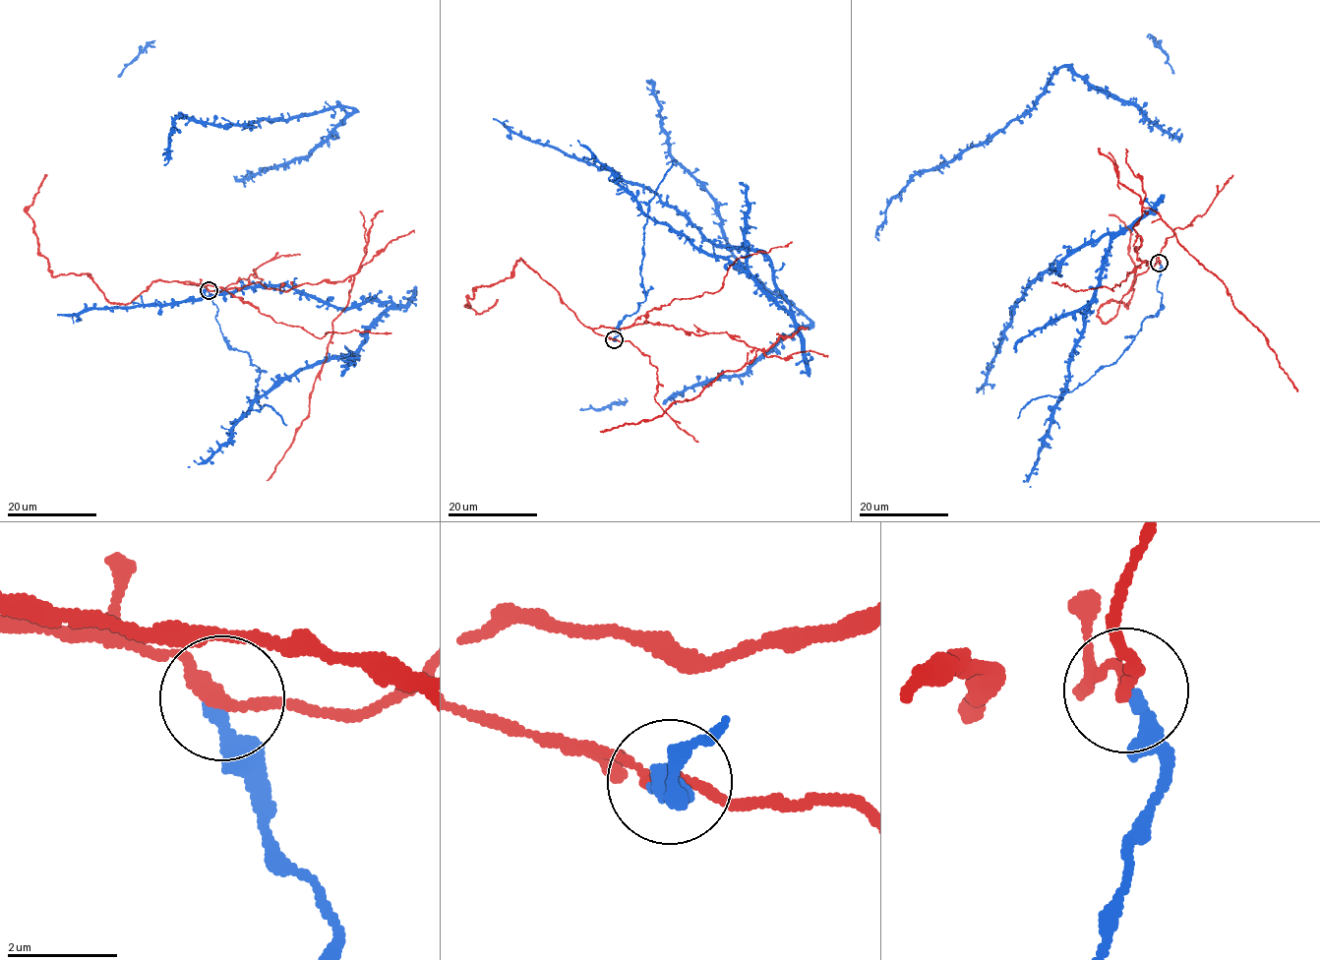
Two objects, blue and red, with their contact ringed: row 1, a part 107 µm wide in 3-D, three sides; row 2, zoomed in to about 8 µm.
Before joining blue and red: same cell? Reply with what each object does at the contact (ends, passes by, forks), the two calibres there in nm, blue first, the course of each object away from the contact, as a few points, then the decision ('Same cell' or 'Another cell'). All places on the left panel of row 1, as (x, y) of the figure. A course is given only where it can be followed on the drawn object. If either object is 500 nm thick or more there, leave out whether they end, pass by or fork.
At the ring blue ends. At the ring red passes by. Thickness 280 nm (blue) against 240 nm. Course of blue: (210, 290), (224, 341), (260, 371), (261, 407), (357, 348), (390, 304), (336, 308), (278, 284), (57, 315). Course of red: (210, 290), (184, 282), (225, 289), (260, 282), (288, 290), (354, 275), (332, 323), (309, 411), (267, 481). Another cell

